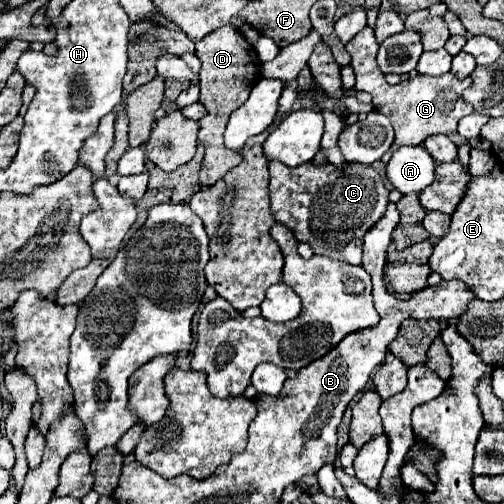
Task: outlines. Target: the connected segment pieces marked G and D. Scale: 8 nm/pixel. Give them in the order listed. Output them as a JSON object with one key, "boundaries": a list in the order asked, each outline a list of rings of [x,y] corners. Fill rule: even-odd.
{"boundaries":[[[[366,28],[362,32],[358,32],[354,36],[354,40],[350,40],[350,44],[346,44],[348,54],[352,56],[350,66],[354,68],[356,74],[356,84],[354,90],[364,90],[368,94],[372,94],[372,104],[378,112],[382,112],[384,116],[390,118],[392,126],[394,126],[394,144],[382,156],[381,161],[386,164],[391,159],[394,151],[400,146],[418,146],[424,142],[424,138],[432,136],[432,134],[450,134],[456,132],[456,124],[460,118],[472,114],[474,110],[470,108],[470,104],[466,104],[462,100],[462,92],[470,86],[470,78],[454,78],[454,74],[444,74],[444,76],[414,76],[408,80],[402,80],[396,86],[390,86],[384,80],[382,72],[374,72],[380,70],[376,64],[376,50],[378,50],[378,42],[374,38],[374,30]]],[[[222,26],[222,28],[218,28],[218,32],[204,36],[196,44],[196,56],[202,62],[200,102],[208,108],[208,114],[200,120],[200,132],[198,132],[198,140],[206,148],[202,170],[200,170],[200,184],[202,184],[202,188],[208,188],[216,180],[220,180],[230,168],[234,168],[242,162],[240,152],[228,150],[224,146],[222,134],[224,134],[224,128],[226,128],[230,114],[246,102],[252,86],[262,78],[260,70],[258,70],[262,66],[262,62],[258,60],[254,46],[248,44],[244,40],[244,36],[236,28],[230,28],[230,26]]]]}

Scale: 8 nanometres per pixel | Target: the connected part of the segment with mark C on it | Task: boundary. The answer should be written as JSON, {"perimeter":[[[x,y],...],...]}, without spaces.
{"perimeter":[[[272,162],[270,176],[270,200],[276,222],[286,224],[300,242],[308,242],[314,254],[348,264],[362,262],[364,234],[384,216],[388,204],[388,188],[374,168],[346,164],[342,170],[336,170],[332,164],[316,168],[312,162],[286,168]]]}

